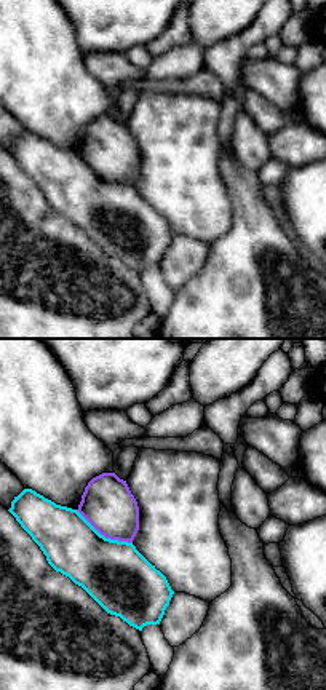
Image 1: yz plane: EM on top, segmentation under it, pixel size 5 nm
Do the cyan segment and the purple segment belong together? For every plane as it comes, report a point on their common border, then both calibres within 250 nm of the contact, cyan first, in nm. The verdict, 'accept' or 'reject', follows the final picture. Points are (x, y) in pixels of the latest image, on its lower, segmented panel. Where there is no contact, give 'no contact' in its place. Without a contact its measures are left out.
(103, 535) | 320/260 nm

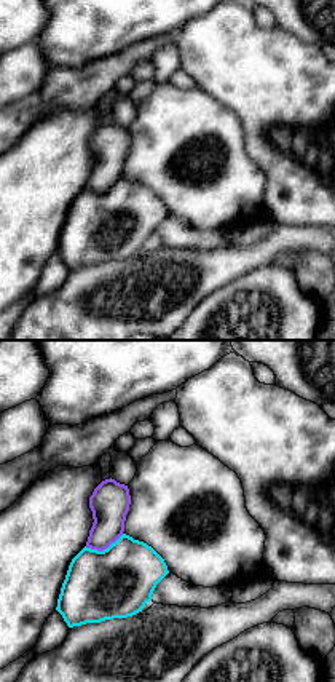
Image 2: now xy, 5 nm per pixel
(104, 550) | 360/190 nm

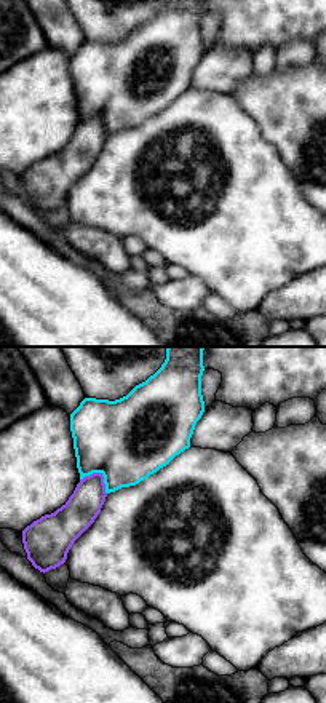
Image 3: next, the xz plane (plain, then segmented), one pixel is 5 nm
(99, 472) | 420/170 nm

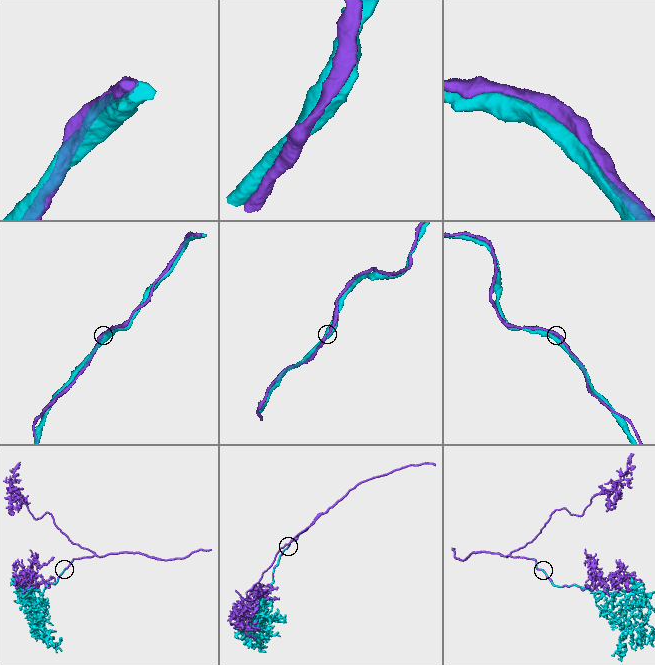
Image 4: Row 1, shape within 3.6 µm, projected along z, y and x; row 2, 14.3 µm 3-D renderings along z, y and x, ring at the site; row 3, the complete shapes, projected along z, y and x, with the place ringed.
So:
accept

